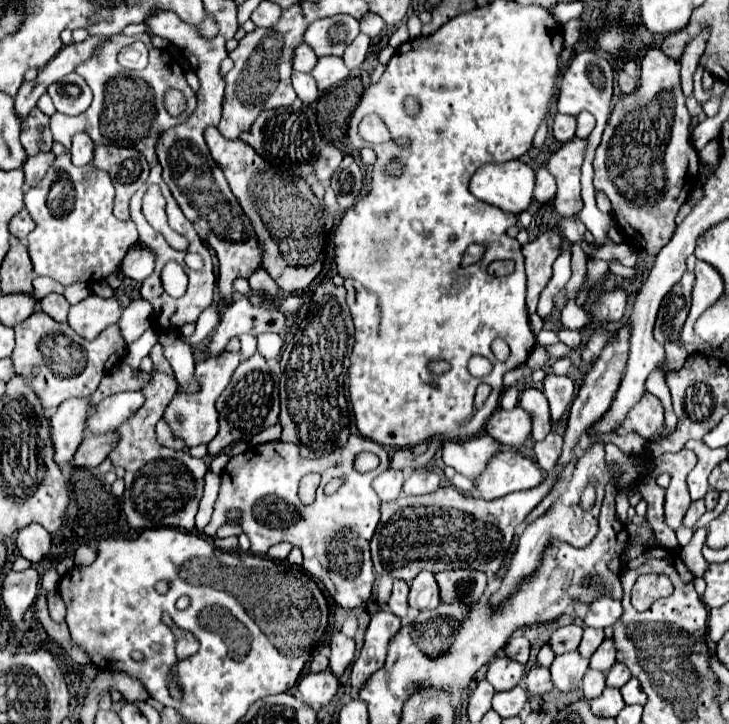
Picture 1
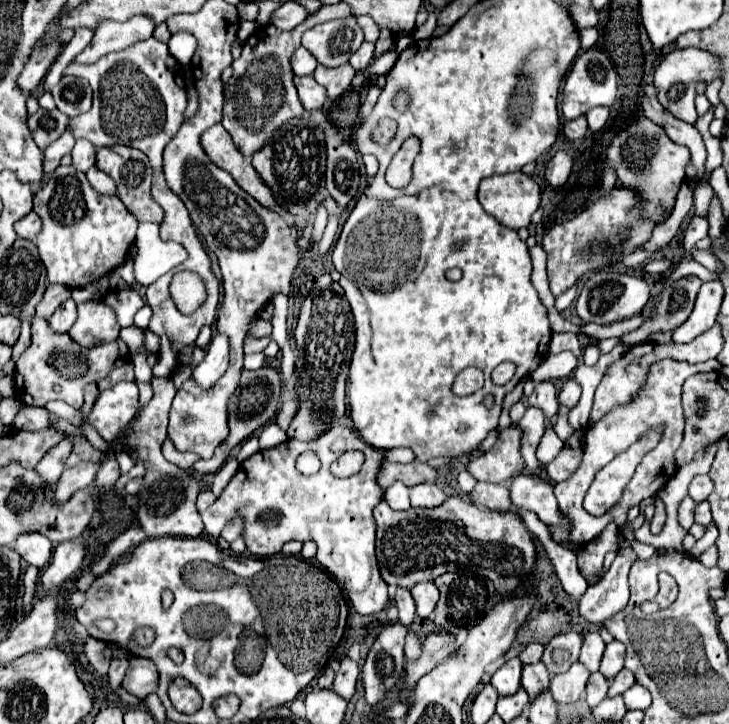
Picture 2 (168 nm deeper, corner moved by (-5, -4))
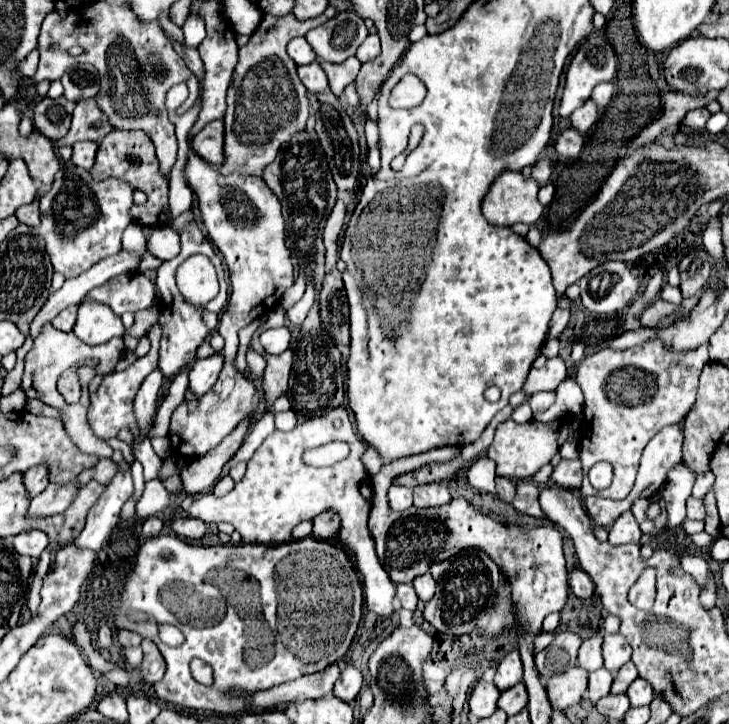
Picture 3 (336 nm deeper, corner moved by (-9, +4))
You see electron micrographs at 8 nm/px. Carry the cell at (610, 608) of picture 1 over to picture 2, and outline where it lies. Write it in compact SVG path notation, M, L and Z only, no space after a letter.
M631 547L619 549L605 577L599 583L587 587L587 591L579 599L579 613L589 623L603 625L607 619L611 619L615 613L619 613L627 605L629 601L627 573L633 561L637 561L637 553Z

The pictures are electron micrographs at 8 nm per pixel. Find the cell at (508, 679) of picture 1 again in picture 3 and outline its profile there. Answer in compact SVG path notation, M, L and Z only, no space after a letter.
M513 649L499 665L497 665L497 673L495 673L495 685L505 691L513 685L517 685L523 679L523 665L521 665L521 657L519 651Z

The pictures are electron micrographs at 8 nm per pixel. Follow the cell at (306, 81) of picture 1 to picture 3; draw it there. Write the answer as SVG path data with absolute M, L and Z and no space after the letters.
M317 61L309 63L309 65L303 65L297 71L299 71L301 83L307 87L309 93L327 93L329 91L327 75L325 75L325 71L321 69L321 65Z

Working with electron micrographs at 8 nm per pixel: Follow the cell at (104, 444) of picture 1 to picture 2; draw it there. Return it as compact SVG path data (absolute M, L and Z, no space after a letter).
M79 463L73 469L65 469L61 479L55 483L55 497L53 497L55 503L61 505L75 491L89 487L93 483L93 479L95 479L95 473L97 473L97 467L93 463Z

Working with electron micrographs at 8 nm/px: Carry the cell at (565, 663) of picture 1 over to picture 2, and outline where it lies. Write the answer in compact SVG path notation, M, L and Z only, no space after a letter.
M577 661L571 665L571 669L563 675L555 675L551 679L549 693L557 703L575 703L583 697L585 685L589 679L589 671Z

